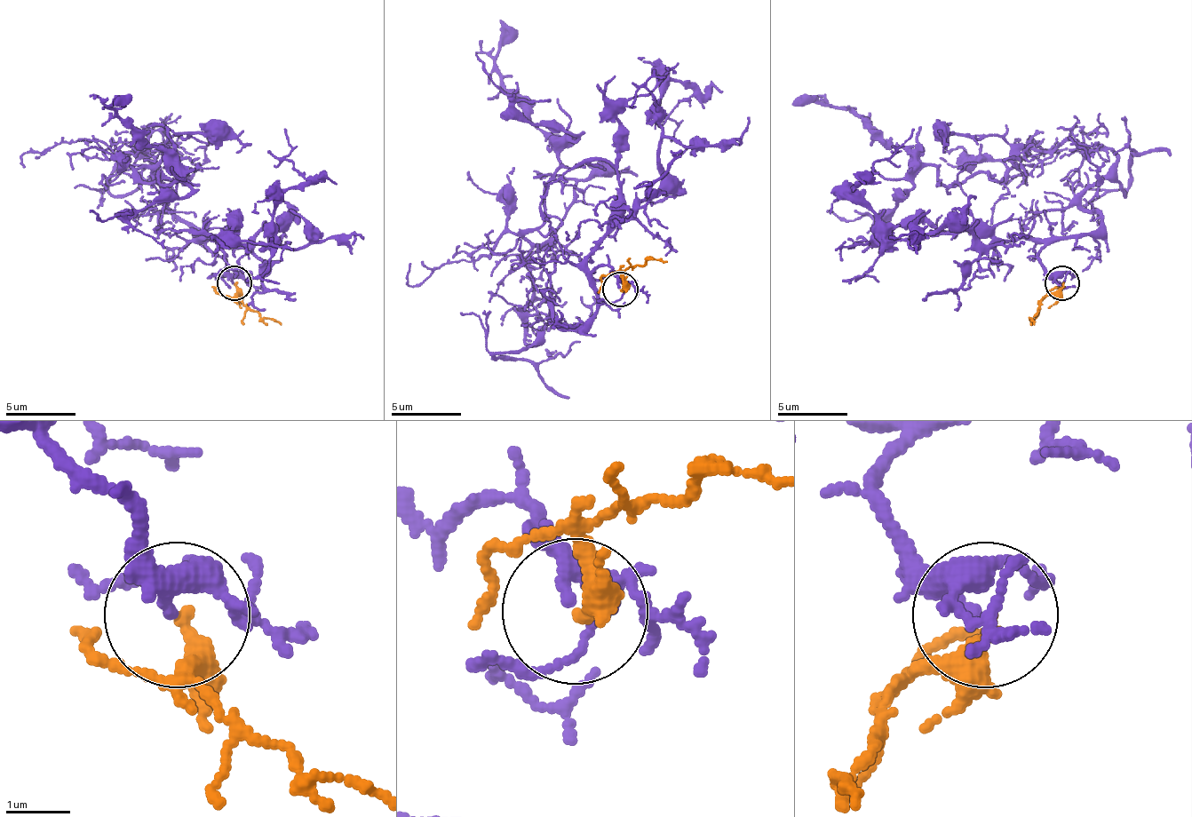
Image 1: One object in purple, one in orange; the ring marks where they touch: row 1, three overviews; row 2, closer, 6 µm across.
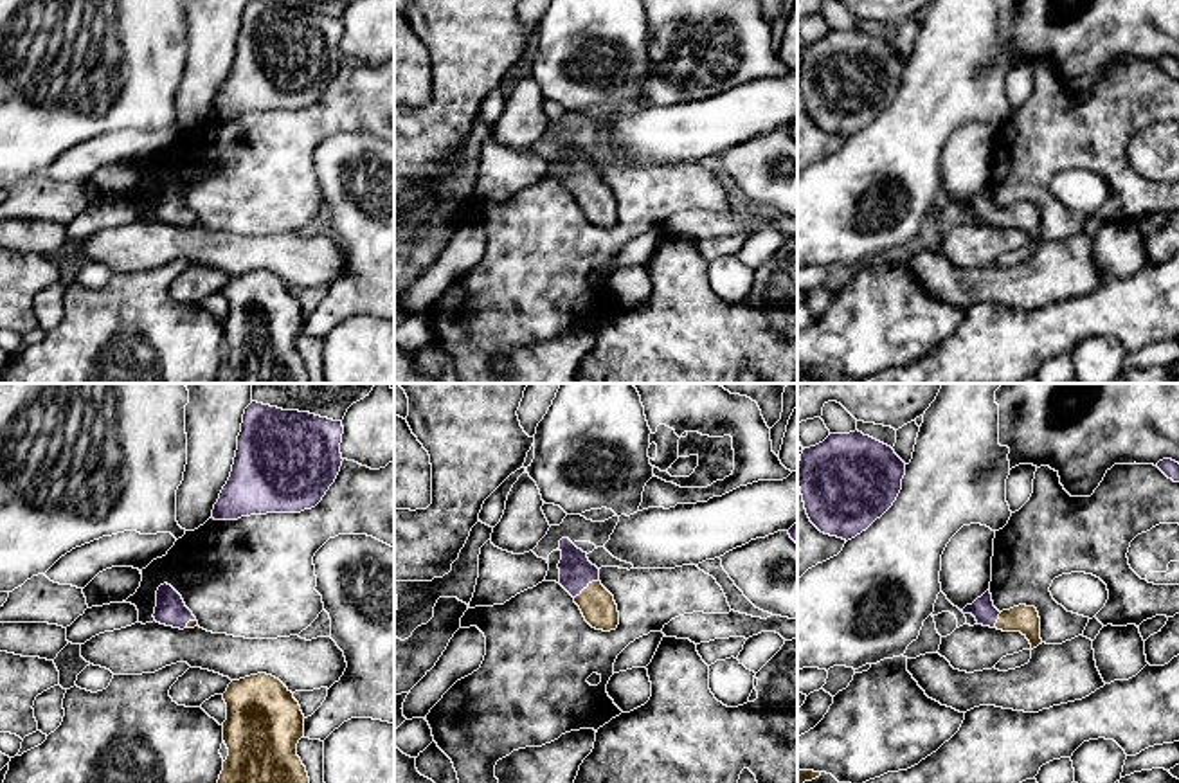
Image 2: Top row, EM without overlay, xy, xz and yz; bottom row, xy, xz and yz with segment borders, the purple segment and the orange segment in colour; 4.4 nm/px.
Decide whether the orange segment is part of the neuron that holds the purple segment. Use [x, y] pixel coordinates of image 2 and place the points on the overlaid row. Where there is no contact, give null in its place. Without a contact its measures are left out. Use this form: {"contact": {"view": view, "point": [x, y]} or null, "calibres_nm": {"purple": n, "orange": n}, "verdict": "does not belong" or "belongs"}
{"contact": {"view": "xz", "point": [585, 587]}, "calibres_nm": {"purple": 150, "orange": 160}, "verdict": "belongs"}

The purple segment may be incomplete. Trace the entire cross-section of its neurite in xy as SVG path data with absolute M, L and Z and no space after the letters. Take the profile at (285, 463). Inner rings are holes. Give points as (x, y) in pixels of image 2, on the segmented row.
M252 401L214 520L315 508L342 466L342 421Z

